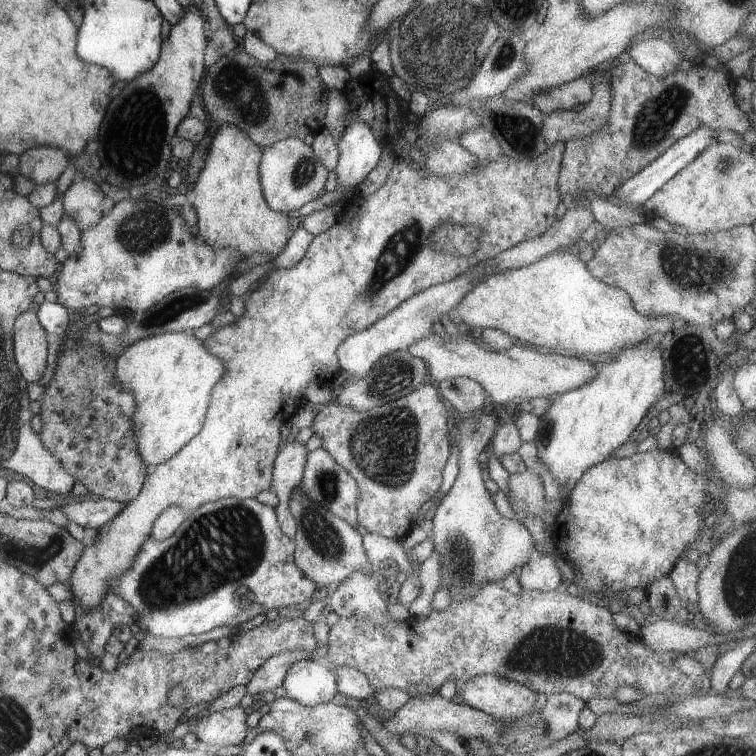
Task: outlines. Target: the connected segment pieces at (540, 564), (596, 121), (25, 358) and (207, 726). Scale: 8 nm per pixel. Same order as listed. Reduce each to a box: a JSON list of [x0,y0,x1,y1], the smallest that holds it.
[[518,554,561,591],[542,78,610,147],[13,308,47,382],[196,705,248,751]]

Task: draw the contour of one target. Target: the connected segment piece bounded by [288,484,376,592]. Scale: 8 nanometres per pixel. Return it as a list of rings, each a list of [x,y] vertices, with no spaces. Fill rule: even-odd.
[[[298,484],[296,488],[292,489],[292,491],[290,492],[288,507],[289,507],[289,512],[291,512],[291,516],[293,516],[296,522],[296,531],[293,537],[295,566],[299,569],[299,572],[303,573],[303,576],[306,576],[309,580],[312,580],[312,582],[315,583],[315,586],[317,587],[318,591],[325,592],[329,589],[337,588],[339,583],[342,583],[348,576],[351,576],[351,573],[354,573],[354,572],[362,572],[364,575],[369,575],[371,573],[373,574],[373,576],[376,576],[376,570],[375,570],[376,565],[372,564],[370,560],[367,558],[367,555],[365,554],[365,551],[362,545],[361,534],[357,533],[357,531],[346,520],[336,517],[334,514],[331,514],[325,507],[321,507],[312,499],[310,499],[309,497],[306,497],[303,493],[301,493],[298,490]]]

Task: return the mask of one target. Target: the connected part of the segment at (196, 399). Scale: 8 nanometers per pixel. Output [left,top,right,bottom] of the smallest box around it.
[115,331,223,465]

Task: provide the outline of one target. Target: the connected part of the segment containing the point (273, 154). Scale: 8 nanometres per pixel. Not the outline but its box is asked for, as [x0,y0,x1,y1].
[258,137,328,214]

